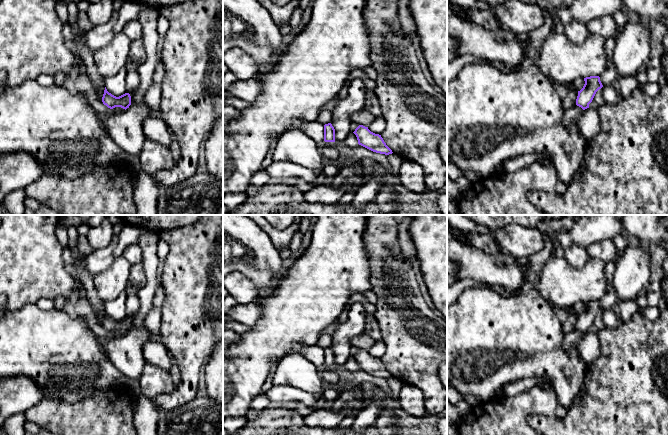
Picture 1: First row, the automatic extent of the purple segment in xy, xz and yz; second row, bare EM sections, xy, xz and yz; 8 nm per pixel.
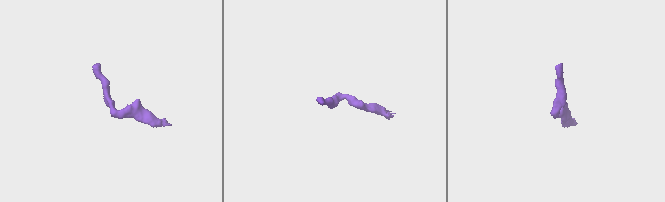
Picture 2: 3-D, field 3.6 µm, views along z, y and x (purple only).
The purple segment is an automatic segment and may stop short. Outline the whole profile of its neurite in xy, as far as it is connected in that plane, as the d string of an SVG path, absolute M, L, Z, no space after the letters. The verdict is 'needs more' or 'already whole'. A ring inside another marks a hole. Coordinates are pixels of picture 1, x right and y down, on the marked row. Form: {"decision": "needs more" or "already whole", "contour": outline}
{"decision": "already whole", "contour": "M105 87L102 102L110 109L121 107L126 110L131 105L131 96L129 93L125 93L119 97L116 97L109 93Z"}

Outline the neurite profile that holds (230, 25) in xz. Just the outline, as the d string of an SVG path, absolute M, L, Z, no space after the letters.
M223 0L223 54L238 47L257 63L259 72L272 69L283 52L283 35L269 11L258 0Z

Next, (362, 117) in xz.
M364 109L355 112L350 116L351 122L355 122L365 127L368 127L373 122L374 119L375 116Z

